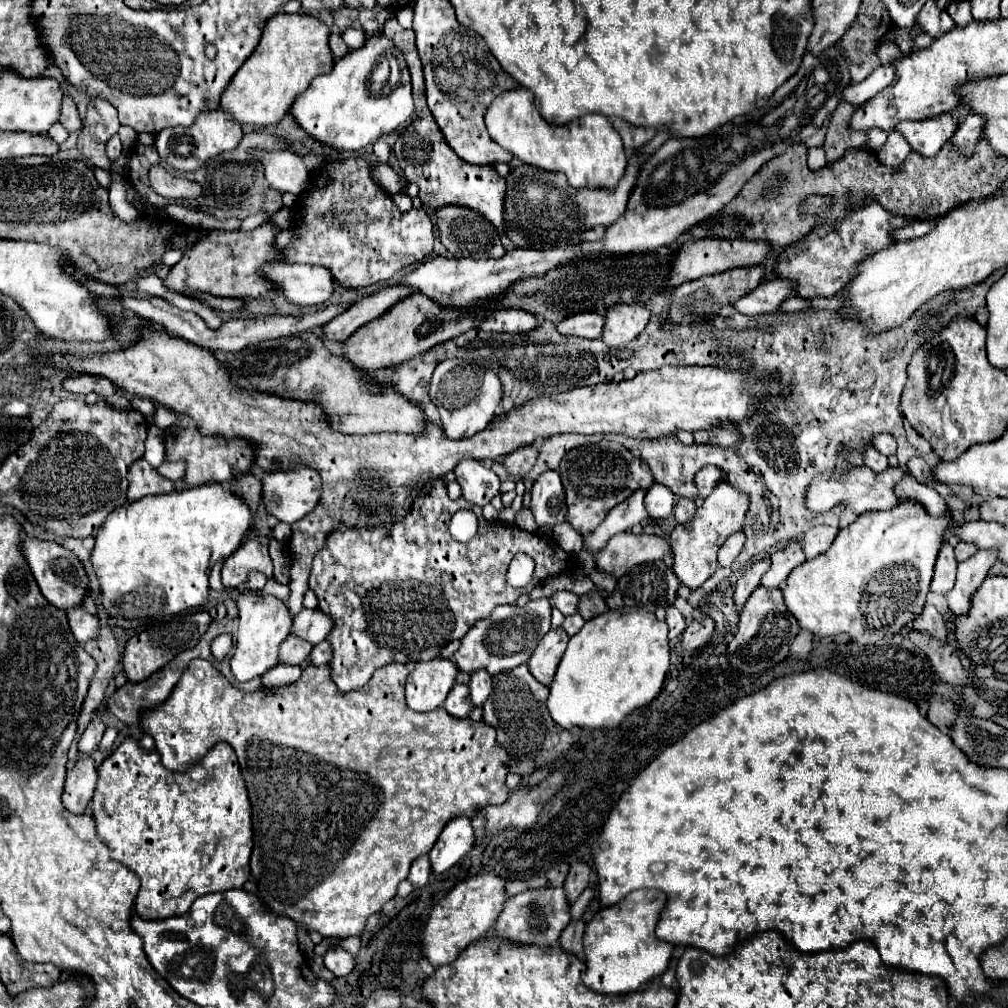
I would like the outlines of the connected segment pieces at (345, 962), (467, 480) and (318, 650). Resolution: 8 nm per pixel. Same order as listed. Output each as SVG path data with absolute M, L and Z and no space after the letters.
M330 947L324 955L324 967L332 971L334 977L342 977L354 969L354 957L342 947Z
M462 461L458 463L454 473L456 481L462 487L462 495L478 507L484 507L494 495L500 493L498 475L480 461Z
M322 641L322 643L312 647L312 651L310 651L310 665L318 667L318 665L328 663L330 659L332 659L332 649L330 649L330 645L326 641Z

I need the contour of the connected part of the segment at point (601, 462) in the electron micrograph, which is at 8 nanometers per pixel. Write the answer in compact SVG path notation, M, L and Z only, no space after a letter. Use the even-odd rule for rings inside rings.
M612 443L612 447L584 445L568 451L560 463L560 477L566 491L568 523L580 535L592 533L614 505L626 501L634 491L648 489L654 483L648 465L642 459L632 457L620 443Z

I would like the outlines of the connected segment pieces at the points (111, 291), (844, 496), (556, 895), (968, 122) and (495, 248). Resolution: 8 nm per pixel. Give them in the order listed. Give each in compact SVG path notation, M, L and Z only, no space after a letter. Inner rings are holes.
M90 281L88 283L88 289L94 293L94 295L120 295L112 285L104 285L104 283L100 283L100 281Z
M860 467L854 469L846 475L838 475L838 473L828 473L828 475L816 475L812 485L808 487L808 495L806 495L806 507L812 513L822 513L832 509L838 503L844 503L846 507L854 509L856 513L866 513L866 511L886 511L886 509L894 509L894 505L898 505L898 497L894 495L894 487L908 475L906 467L888 467L882 473L874 473L868 467Z
M556 887L528 889L506 901L504 911L500 913L492 933L524 945L528 943L528 945L552 947L558 943L558 935L564 931L568 923L570 923L570 903L566 903L564 889L556 889Z
M966 115L966 119L954 131L950 143L958 149L964 157L970 157L976 143L982 139L982 117L980 115Z
M458 205L438 207L436 225L438 225L438 237L440 237L442 245L458 259L460 257L496 259L506 253L506 249L500 241L500 233L492 227L492 223L488 223L482 215L478 215L476 211L470 211L468 207L458 207Z

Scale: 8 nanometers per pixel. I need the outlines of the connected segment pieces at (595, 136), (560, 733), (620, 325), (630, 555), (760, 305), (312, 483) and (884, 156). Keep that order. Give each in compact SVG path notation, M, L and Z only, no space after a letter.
M514 89L498 95L484 115L490 137L518 157L522 163L546 171L560 171L574 189L614 189L626 171L626 153L622 139L610 121L602 115L586 115L566 125L548 125L534 107L534 95L528 89Z
M524 663L518 665L516 669L494 675L492 693L484 703L482 721L496 729L498 745L504 747L506 753L510 755L510 759L506 761L506 769L508 773L516 773L522 779L530 777L536 769L542 769L558 759L564 759L572 743L576 743L580 737L578 727L566 731L552 721L546 709L546 697L548 697L548 687L538 683L528 671L528 665Z
M614 305L606 311L602 341L606 345L624 345L636 339L650 319L650 311L642 305Z
M618 533L608 541L602 555L596 557L596 567L614 579L620 579L634 565L662 559L666 551L670 551L670 543L656 535Z
M774 279L774 281L766 281L762 283L756 291L752 291L750 295L742 297L740 301L734 303L734 307L742 313L742 315L762 315L762 313L778 313L780 305L790 297L796 295L794 291L796 287L786 281L786 279Z
M294 467L290 471L268 471L262 477L262 499L266 505L266 511L274 517L278 517L282 523L296 523L304 519L310 511L314 511L320 493L322 493L322 481L318 479L316 471L310 467Z
M890 131L886 143L882 145L882 149L876 153L878 161L882 165L888 165L892 169L900 169L900 165L904 163L904 159L910 155L910 145L904 141L904 137L898 131Z

